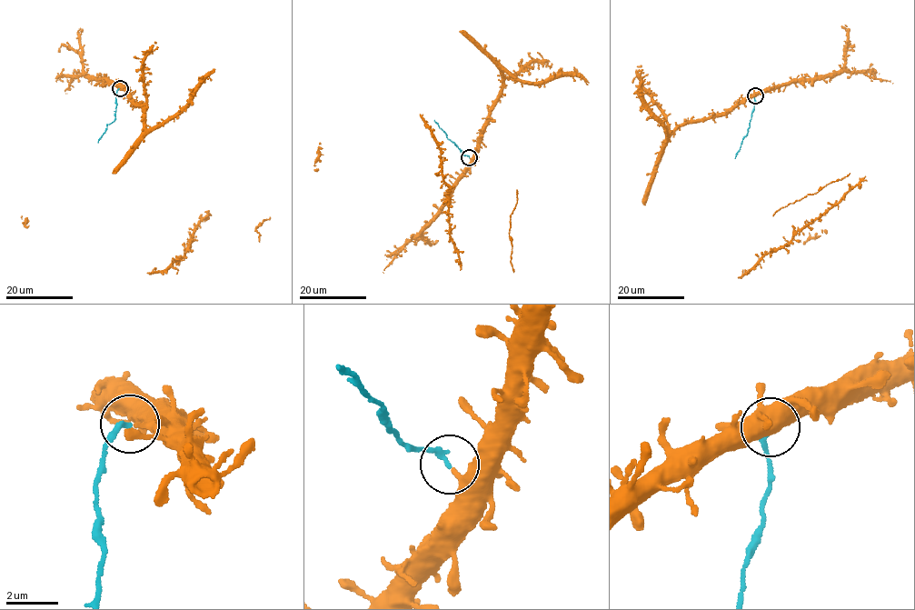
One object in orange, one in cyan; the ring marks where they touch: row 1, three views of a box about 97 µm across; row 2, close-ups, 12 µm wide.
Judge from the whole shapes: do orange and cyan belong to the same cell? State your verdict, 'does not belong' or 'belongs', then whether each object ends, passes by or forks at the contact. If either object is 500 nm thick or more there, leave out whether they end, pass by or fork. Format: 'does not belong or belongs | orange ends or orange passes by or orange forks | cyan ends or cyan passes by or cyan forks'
does not belong | orange ends | cyan ends

